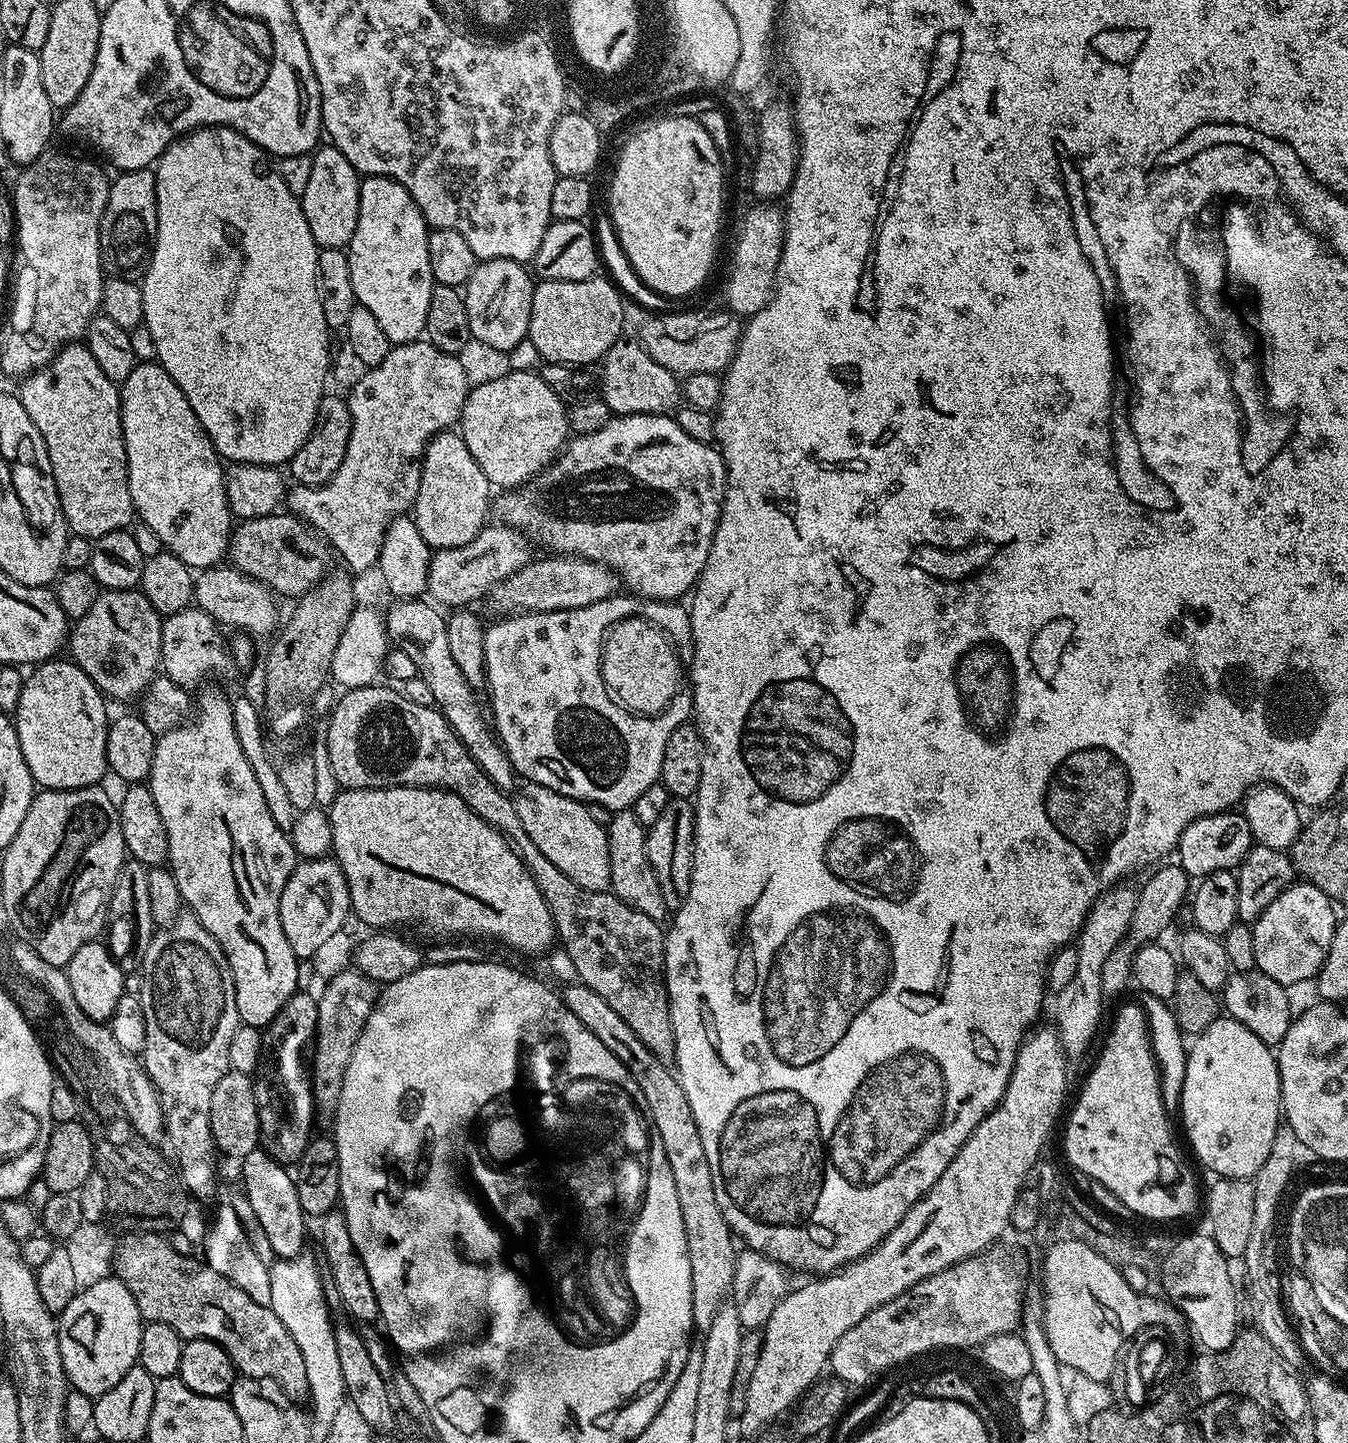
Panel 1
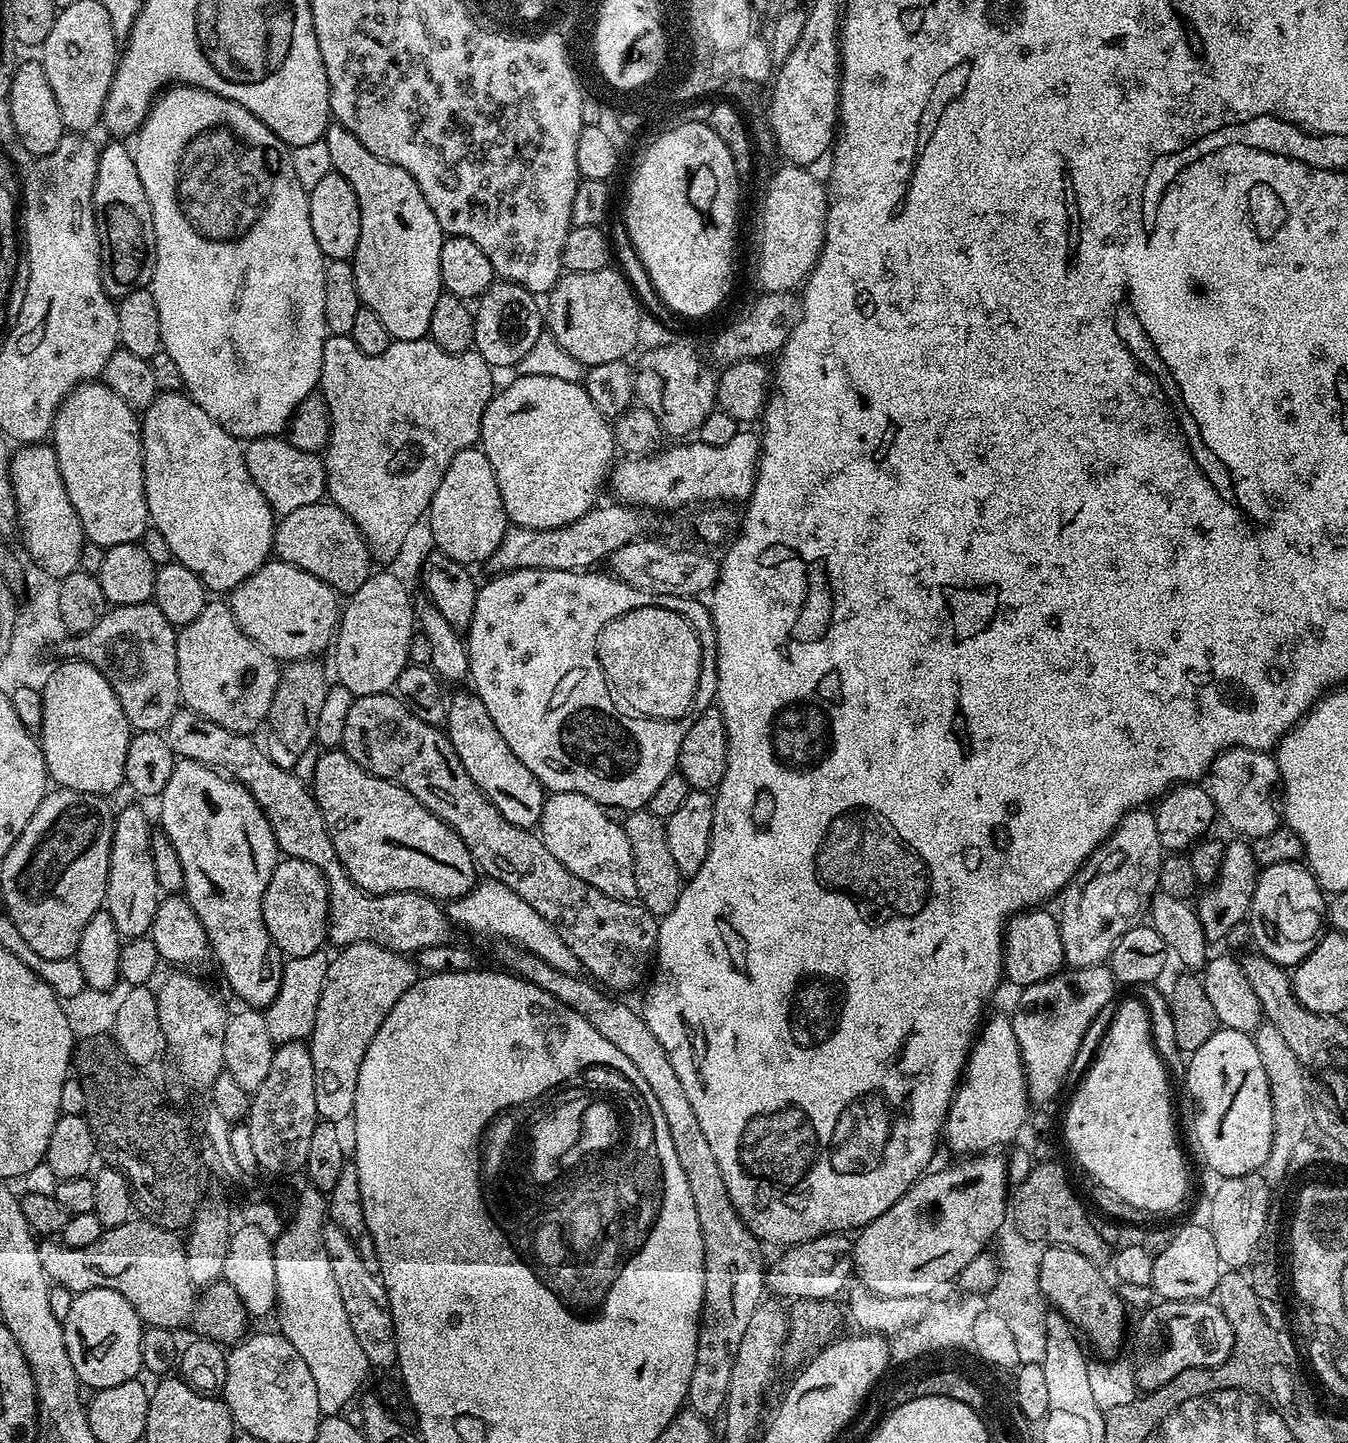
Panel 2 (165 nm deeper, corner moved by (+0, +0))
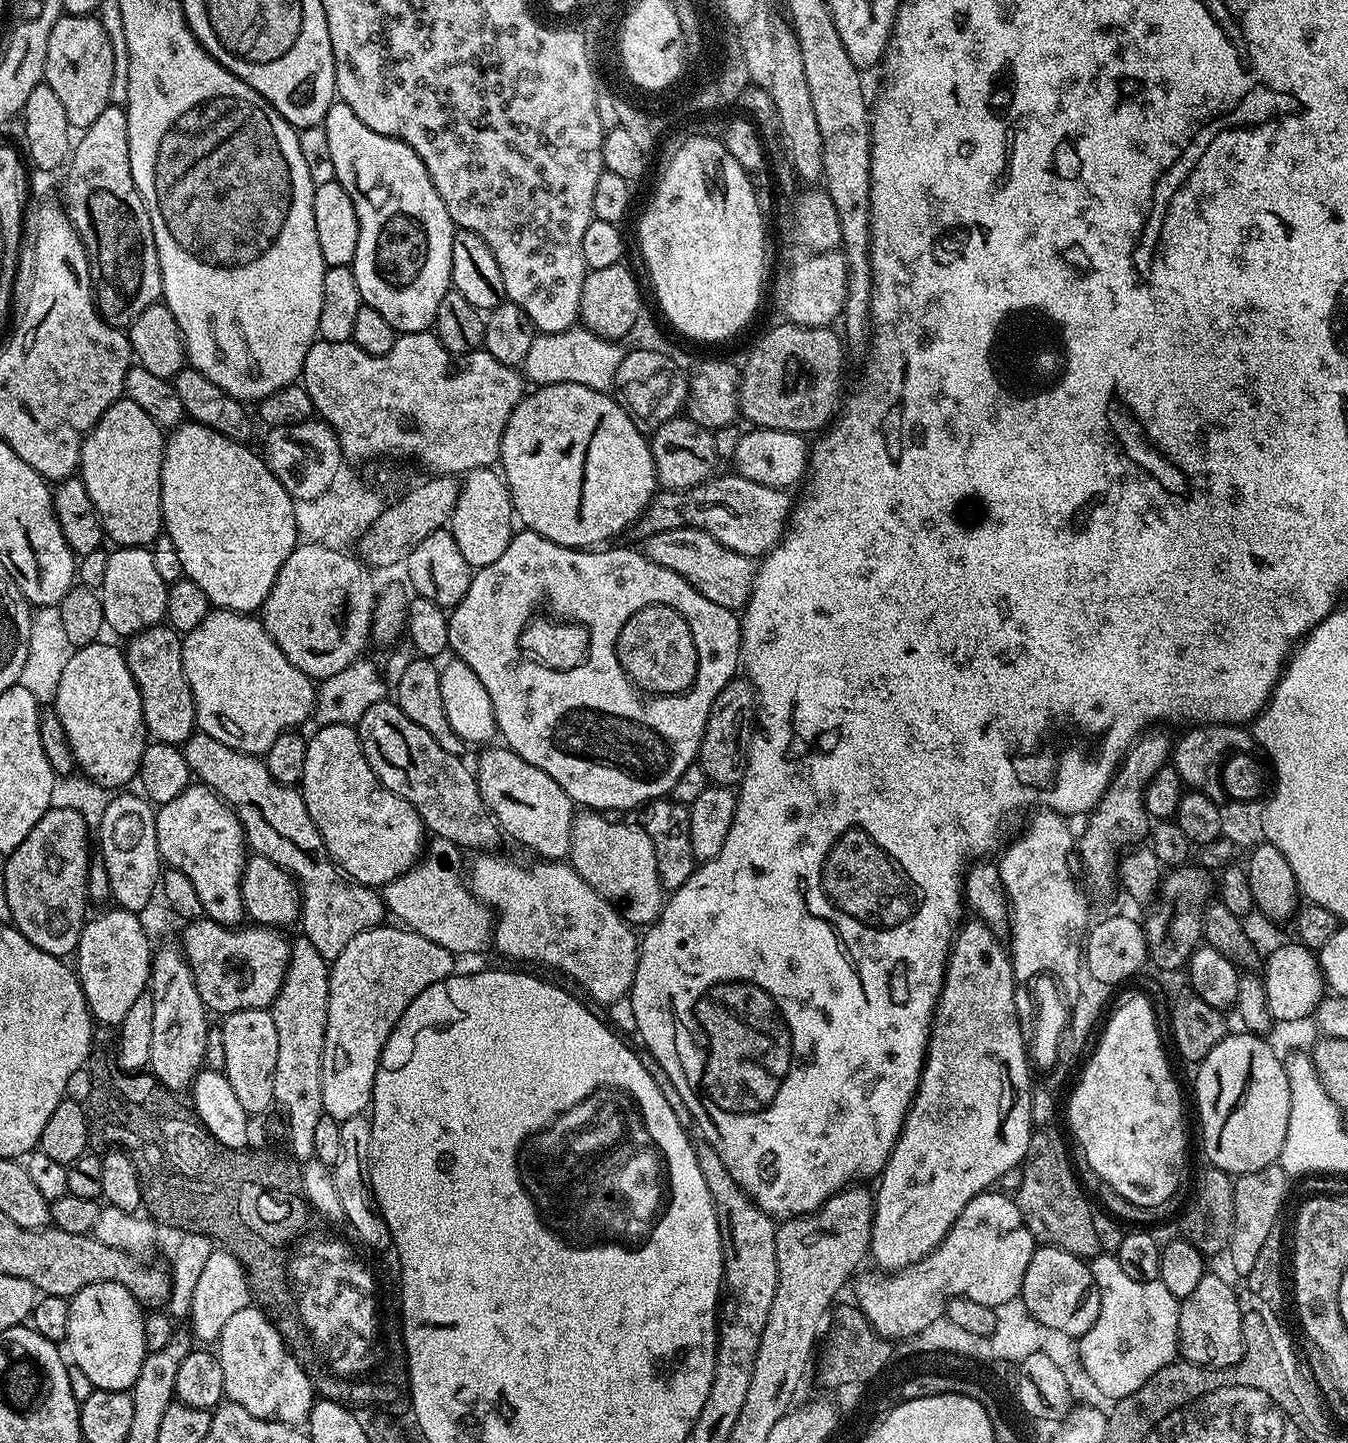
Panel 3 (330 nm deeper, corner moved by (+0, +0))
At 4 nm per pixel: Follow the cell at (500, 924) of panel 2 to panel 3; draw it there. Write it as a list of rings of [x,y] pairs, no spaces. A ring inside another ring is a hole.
[[[433,837],[422,854],[422,860],[417,861],[413,868],[396,876],[390,883],[383,885],[382,899],[385,909],[392,913],[407,927],[416,931],[424,938],[437,942],[443,949],[450,950],[454,956],[474,954],[489,948],[494,936],[494,916],[491,909],[476,897],[466,883],[466,874],[462,872],[461,847],[449,839]]]

